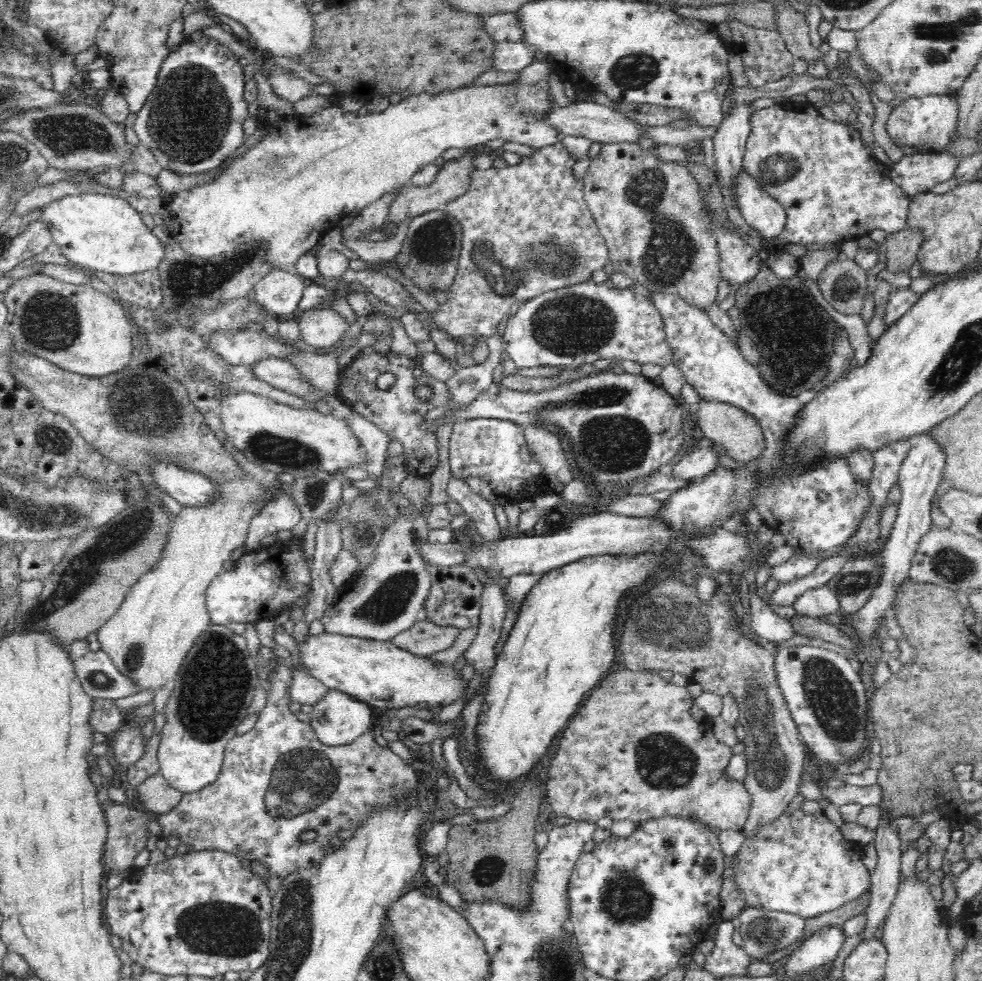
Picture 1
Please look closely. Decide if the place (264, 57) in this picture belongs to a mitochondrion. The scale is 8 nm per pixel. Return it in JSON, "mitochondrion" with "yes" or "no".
{"mitochondrion":"no"}

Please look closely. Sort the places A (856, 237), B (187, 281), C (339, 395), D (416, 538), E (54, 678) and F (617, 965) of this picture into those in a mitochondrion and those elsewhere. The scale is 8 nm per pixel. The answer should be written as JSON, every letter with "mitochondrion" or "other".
{"A":"other","B":"mitochondrion","C":"other","D":"other","E":"other","F":"other"}

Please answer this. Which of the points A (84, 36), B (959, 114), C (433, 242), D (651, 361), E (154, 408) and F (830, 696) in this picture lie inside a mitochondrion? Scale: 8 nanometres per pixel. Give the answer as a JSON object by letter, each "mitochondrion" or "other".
{"A":"other","B":"other","C":"mitochondrion","D":"other","E":"mitochondrion","F":"mitochondrion"}

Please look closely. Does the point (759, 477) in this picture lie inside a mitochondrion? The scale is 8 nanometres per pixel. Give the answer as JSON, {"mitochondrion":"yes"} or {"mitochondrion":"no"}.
{"mitochondrion":"no"}

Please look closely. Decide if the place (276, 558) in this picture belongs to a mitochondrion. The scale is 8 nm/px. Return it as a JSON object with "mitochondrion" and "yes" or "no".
{"mitochondrion":"no"}

